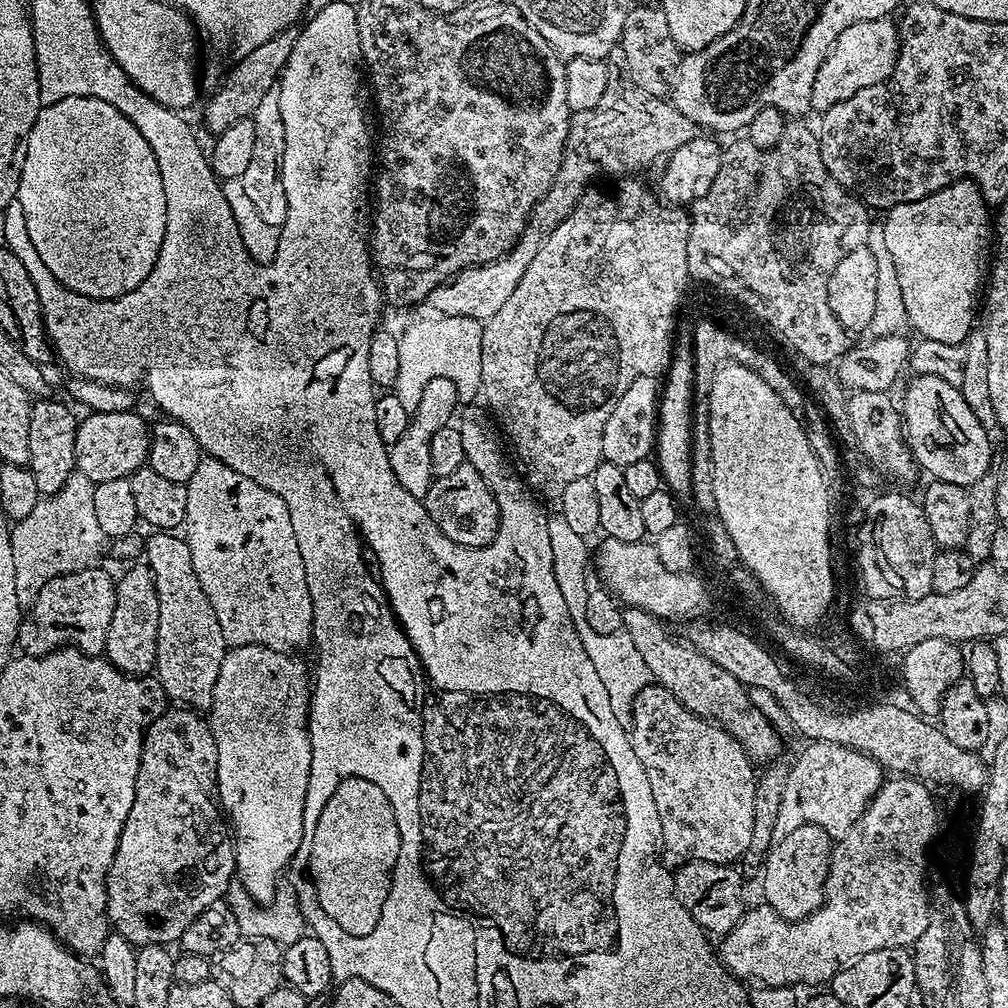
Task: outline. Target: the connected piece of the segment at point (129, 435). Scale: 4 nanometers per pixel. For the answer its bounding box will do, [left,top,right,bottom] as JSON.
[74,411,149,484]

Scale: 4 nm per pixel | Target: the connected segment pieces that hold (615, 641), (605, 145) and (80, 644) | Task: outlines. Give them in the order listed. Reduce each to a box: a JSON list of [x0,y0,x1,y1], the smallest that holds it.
[[549,514,650,726],[427,46,698,321],[16,566,116,656]]

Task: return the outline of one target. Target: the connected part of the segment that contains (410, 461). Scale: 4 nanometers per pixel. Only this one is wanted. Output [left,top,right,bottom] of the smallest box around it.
[388,378,458,500]

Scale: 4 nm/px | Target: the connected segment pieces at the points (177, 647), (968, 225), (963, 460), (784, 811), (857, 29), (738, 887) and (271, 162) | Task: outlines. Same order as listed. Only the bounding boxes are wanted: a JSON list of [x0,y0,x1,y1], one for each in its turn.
[[146,530,226,710],[883,180,994,344],[902,375,992,488],[773,742,886,841],[812,19,898,114],[672,862,744,938],[240,87,286,229]]

